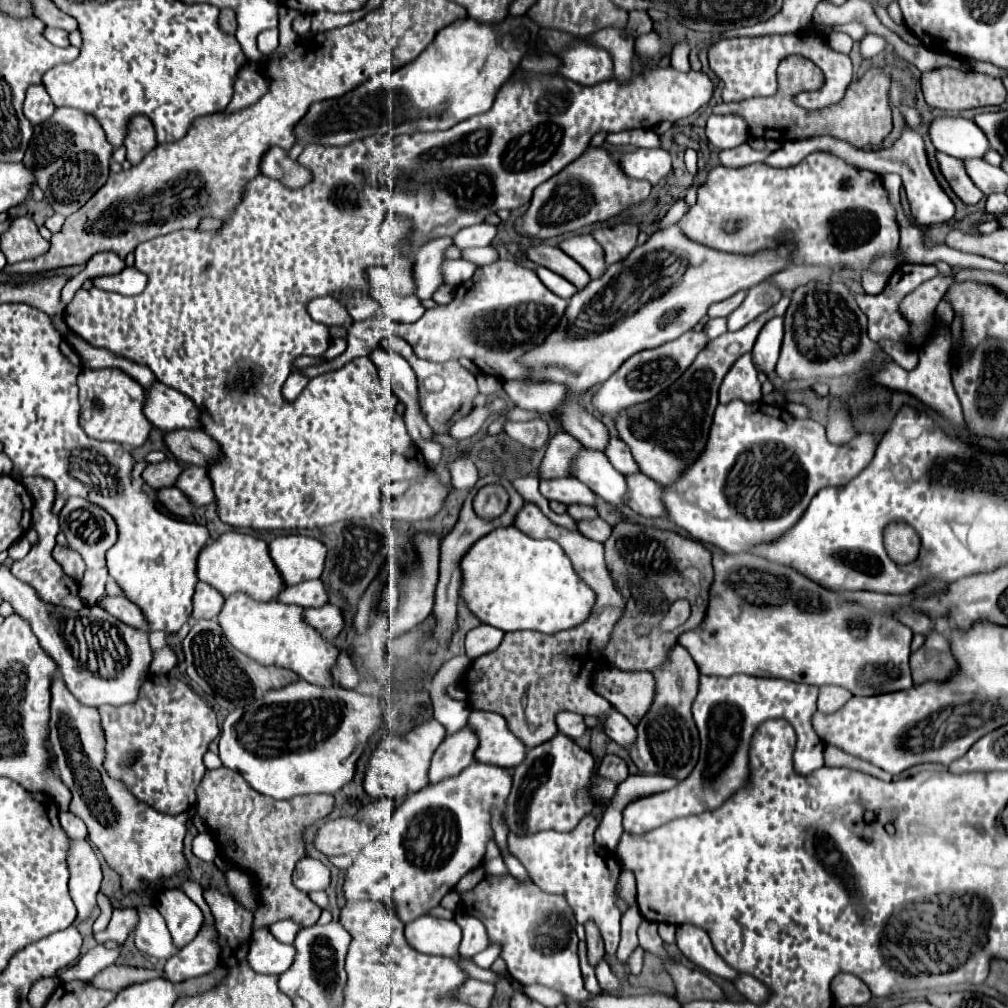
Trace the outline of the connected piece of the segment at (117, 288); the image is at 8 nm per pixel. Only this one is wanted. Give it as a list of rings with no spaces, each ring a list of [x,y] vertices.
[[[123,268],[119,274],[113,276],[97,276],[93,278],[93,286],[107,290],[107,292],[117,292],[123,296],[135,296],[145,288],[147,276],[141,274],[135,268]]]

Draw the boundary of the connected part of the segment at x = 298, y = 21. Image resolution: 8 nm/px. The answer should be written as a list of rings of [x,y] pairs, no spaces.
[[[301,14],[301,16],[297,16],[297,18],[293,20],[293,30],[295,30],[295,32],[299,32],[299,36],[307,34],[307,32],[309,32],[309,28],[311,28],[311,16]]]

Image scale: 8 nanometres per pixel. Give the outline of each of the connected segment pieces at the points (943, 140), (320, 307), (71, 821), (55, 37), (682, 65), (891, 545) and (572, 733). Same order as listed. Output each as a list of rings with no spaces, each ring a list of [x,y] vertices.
[[[937,116],[929,124],[929,140],[939,152],[953,158],[983,158],[989,142],[973,120],[963,116]]]
[[[331,296],[309,300],[307,312],[313,320],[327,324],[327,326],[347,326],[349,328],[353,324],[353,320],[345,312],[345,308]]]
[[[61,812],[59,822],[61,822],[61,828],[67,832],[69,838],[87,838],[85,824],[77,816],[73,816],[71,812]]]
[[[45,28],[45,38],[55,44],[55,46],[61,46],[61,48],[67,48],[69,46],[69,38],[67,38],[67,32],[59,30],[59,28]]]
[[[681,40],[679,44],[675,44],[673,52],[671,52],[671,66],[681,70],[681,72],[689,72],[689,42]]]
[[[891,524],[885,528],[885,548],[891,560],[897,560],[897,564],[909,564],[917,558],[921,540],[917,540],[917,532],[907,524]]]
[[[559,712],[555,716],[555,724],[557,724],[559,732],[569,736],[569,738],[579,738],[587,730],[587,726],[583,722],[583,716],[575,714],[575,712]]]

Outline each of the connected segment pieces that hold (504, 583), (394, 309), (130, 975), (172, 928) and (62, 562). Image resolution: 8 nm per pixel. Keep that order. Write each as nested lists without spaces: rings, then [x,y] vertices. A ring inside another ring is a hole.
[[[509,526],[509,528],[497,528],[493,532],[489,532],[487,536],[483,536],[481,540],[475,542],[475,546],[465,552],[465,556],[461,558],[461,574],[465,576],[465,584],[461,584],[461,598],[465,600],[467,608],[483,622],[483,624],[489,624],[489,626],[495,626],[503,632],[513,632],[513,630],[537,630],[537,632],[545,632],[545,634],[555,634],[559,630],[565,630],[565,628],[573,628],[577,624],[581,624],[585,618],[589,618],[591,614],[591,608],[593,608],[593,602],[595,602],[595,594],[593,590],[575,574],[569,558],[565,556],[563,548],[555,542],[555,540],[535,540],[535,538],[529,538],[527,534],[523,534],[519,528],[515,526]]]
[[[391,296],[387,300],[387,308],[383,306],[385,316],[389,316],[395,322],[413,322],[417,320],[425,308],[421,306],[421,302],[415,296]]]
[[[107,966],[91,980],[91,986],[117,992],[121,988],[127,988],[133,982],[151,980],[151,978],[161,978],[161,972],[143,970],[143,968],[131,968],[131,966]]]
[[[163,890],[157,898],[157,910],[165,918],[173,942],[179,948],[185,948],[197,936],[203,922],[203,912],[193,900],[183,894],[183,890]]]
[[[55,546],[53,548],[53,558],[55,562],[63,568],[63,572],[71,578],[75,578],[77,582],[83,578],[83,572],[85,572],[85,562],[81,560],[81,556],[69,548],[63,548],[63,546]]]

